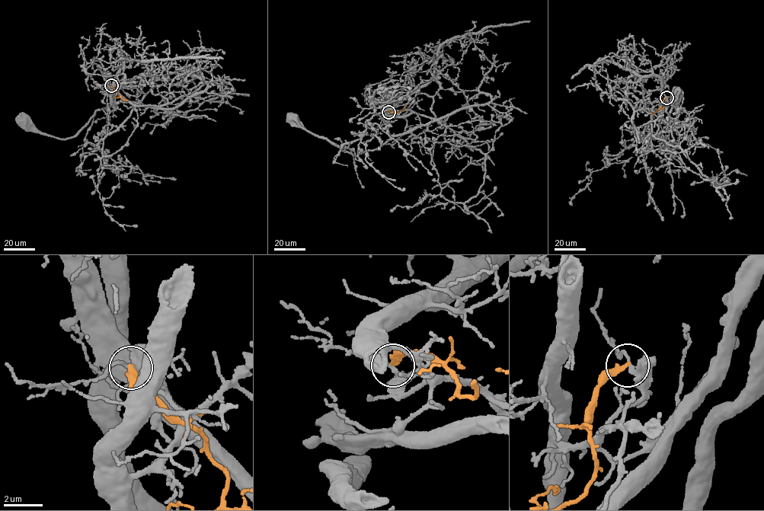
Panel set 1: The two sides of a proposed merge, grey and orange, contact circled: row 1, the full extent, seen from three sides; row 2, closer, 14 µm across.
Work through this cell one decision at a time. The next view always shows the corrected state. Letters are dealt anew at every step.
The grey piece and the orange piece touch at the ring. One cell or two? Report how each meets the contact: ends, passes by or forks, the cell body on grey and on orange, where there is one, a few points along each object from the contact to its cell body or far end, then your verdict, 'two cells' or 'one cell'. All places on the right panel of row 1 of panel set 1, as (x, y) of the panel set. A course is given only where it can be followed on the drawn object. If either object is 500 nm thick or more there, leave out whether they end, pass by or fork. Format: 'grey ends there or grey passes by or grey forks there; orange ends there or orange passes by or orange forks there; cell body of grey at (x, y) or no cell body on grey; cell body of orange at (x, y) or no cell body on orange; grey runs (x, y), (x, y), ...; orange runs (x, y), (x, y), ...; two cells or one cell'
grey passes by; orange ends there; cell body of grey at (677, 94); no cell body on orange; grey runs (666, 97), (660, 116), (664, 121), (693, 128), (695, 133), (685, 137), (677, 132), (676, 94); orange runs (666, 97), (662, 108), (653, 113), (650, 111); two cells

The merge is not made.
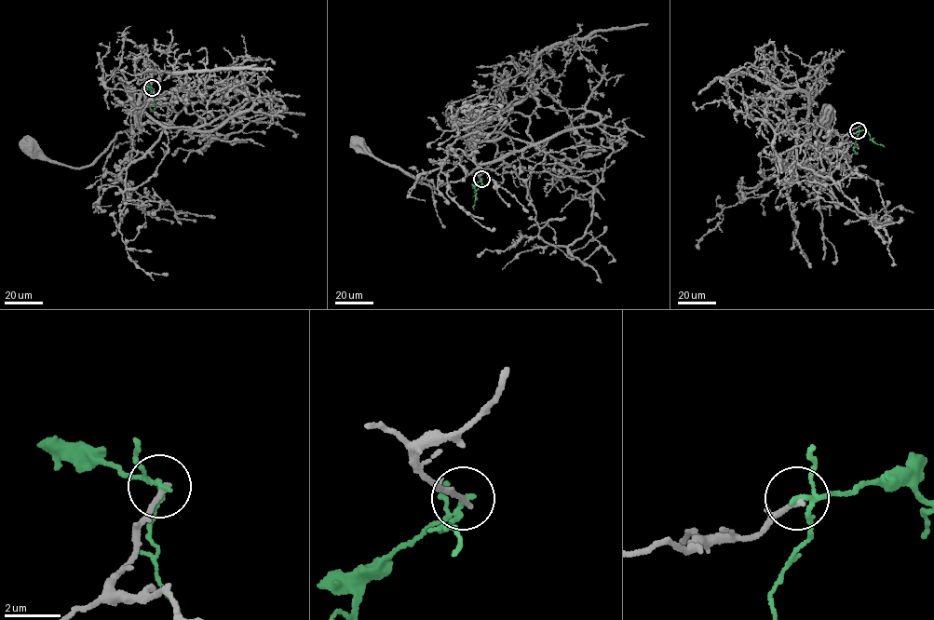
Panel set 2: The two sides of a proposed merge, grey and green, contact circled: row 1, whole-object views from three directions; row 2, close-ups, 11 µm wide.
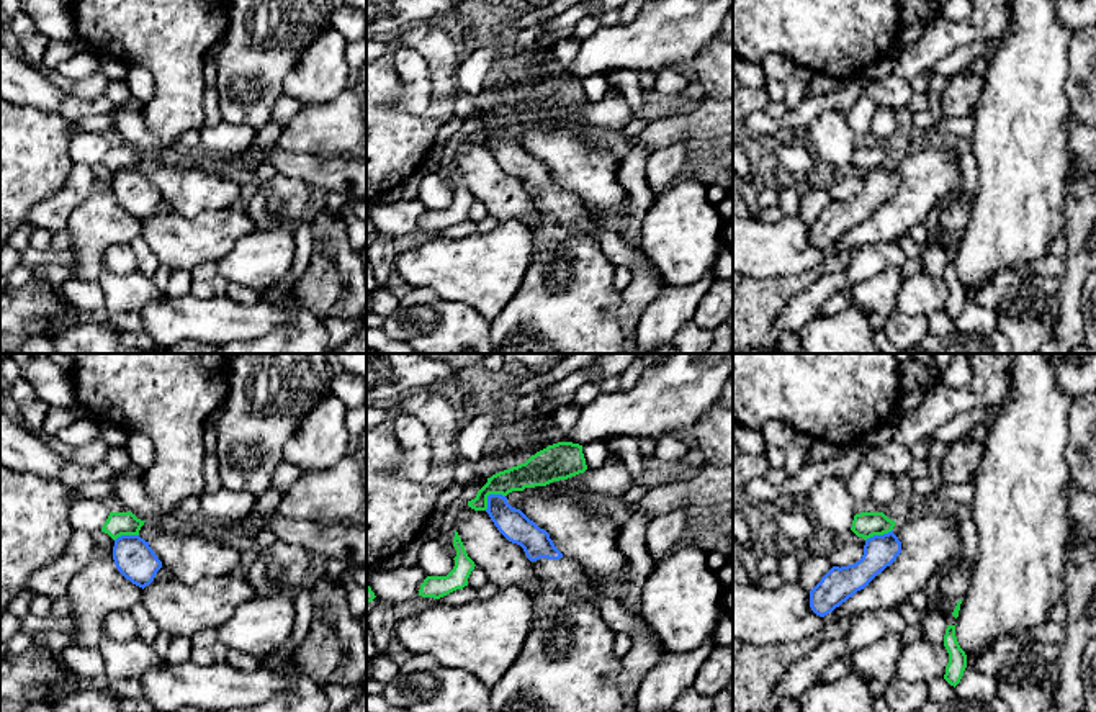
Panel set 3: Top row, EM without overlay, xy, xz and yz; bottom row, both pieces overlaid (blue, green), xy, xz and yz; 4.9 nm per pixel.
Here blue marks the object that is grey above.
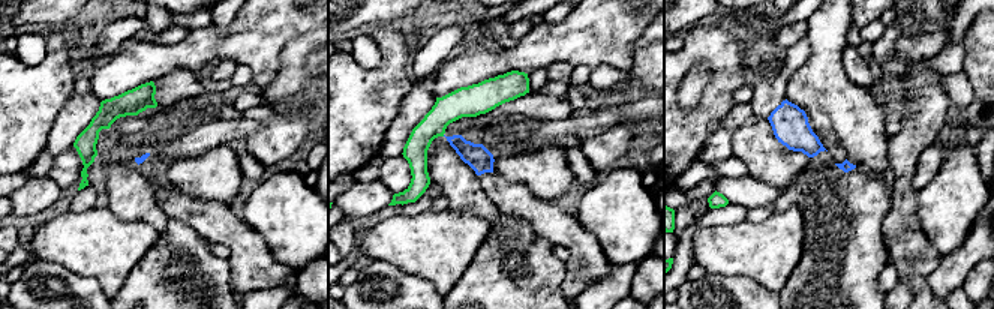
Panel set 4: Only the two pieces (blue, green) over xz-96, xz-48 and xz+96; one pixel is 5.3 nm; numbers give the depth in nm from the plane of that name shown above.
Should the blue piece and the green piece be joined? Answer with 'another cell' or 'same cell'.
another cell

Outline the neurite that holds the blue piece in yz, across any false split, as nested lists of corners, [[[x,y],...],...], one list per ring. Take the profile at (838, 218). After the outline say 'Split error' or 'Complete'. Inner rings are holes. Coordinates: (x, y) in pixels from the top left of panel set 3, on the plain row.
[[[892,165],[865,173],[864,188],[847,200],[833,200],[810,224],[811,244],[824,250],[890,200],[901,187],[901,175]]]. Complete

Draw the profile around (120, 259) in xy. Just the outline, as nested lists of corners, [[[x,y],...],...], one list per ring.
[[[129,244],[113,246],[103,260],[108,272],[126,275],[136,270],[136,254]]]

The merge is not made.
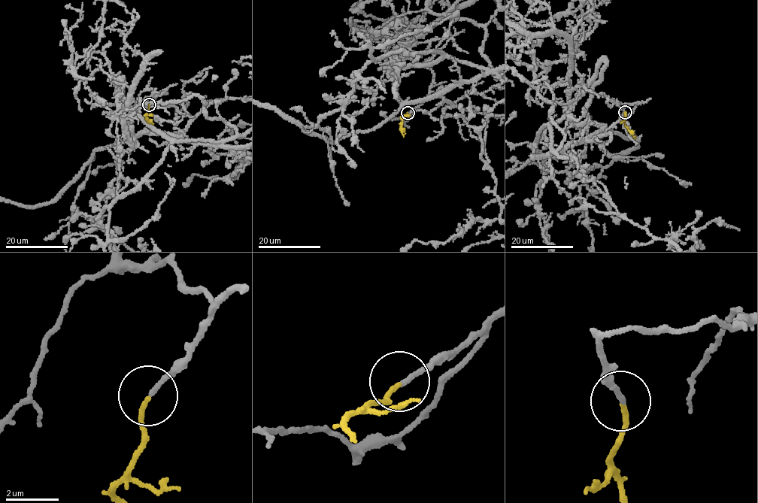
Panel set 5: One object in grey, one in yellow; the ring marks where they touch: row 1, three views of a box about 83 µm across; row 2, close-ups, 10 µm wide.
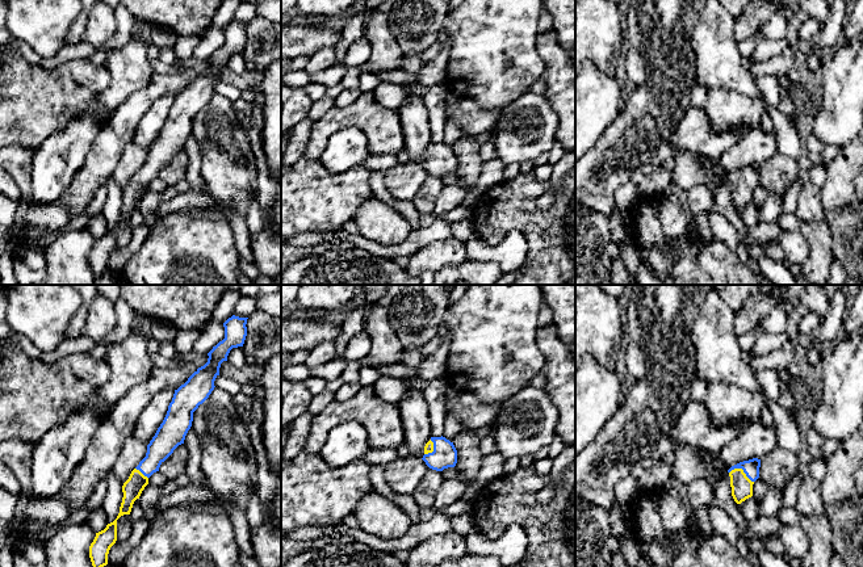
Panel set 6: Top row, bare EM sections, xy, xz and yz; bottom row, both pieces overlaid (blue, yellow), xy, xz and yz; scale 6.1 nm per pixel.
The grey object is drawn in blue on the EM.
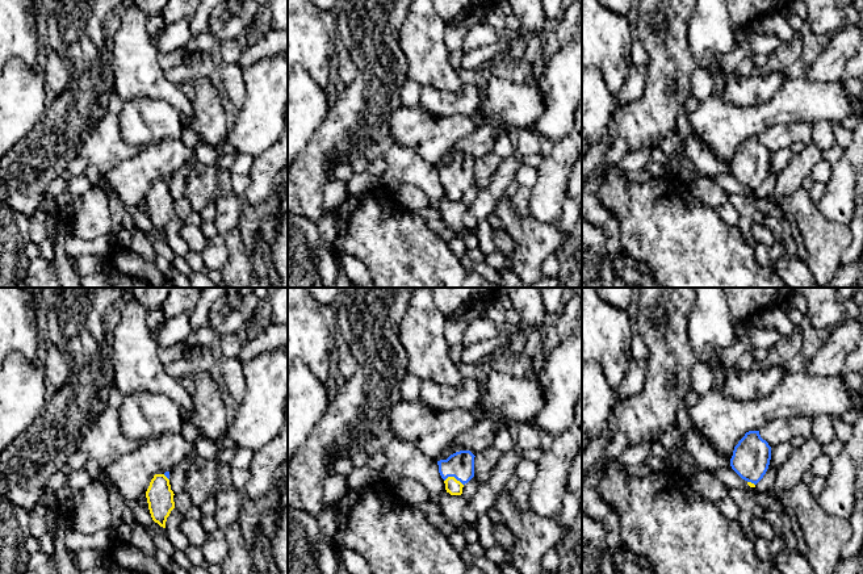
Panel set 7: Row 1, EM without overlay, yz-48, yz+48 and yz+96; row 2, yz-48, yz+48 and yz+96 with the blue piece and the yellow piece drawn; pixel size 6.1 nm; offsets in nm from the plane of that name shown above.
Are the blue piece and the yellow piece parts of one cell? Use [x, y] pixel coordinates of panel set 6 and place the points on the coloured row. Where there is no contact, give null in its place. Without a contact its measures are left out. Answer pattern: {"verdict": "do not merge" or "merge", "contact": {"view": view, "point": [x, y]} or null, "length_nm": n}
{"verdict": "merge", "contact": {"view": "yz", "point": [742, 469]}, "length_nm": 170}

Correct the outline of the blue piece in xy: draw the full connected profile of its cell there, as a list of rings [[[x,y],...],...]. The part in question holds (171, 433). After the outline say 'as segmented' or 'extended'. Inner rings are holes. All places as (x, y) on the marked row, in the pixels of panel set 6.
[[[232,315],[225,323],[225,339],[208,353],[208,362],[198,368],[188,381],[175,390],[167,415],[155,436],[147,445],[146,457],[131,471],[122,486],[122,503],[117,518],[99,533],[89,546],[89,558],[93,567],[108,564],[108,554],[117,541],[117,520],[130,514],[133,504],[139,499],[148,484],[148,478],[159,471],[160,465],[184,444],[185,436],[192,427],[193,412],[202,404],[214,390],[214,381],[219,375],[219,368],[232,348],[243,346],[247,336],[247,319]]]; extended

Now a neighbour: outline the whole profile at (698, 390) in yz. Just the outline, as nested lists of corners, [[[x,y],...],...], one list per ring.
[[[696,375],[690,387],[688,400],[699,402],[699,403],[704,402],[707,390],[708,390],[708,385]]]

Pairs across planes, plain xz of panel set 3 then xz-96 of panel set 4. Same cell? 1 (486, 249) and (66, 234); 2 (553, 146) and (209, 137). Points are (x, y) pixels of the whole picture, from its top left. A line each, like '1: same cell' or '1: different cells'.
1: same cell
2: different cells

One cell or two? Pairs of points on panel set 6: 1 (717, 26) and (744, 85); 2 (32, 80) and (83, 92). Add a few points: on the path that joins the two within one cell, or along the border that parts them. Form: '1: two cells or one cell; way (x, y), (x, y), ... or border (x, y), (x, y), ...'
1: one cell; way (717, 41), (717, 59), (729, 71)
2: one cell; way (45, 92), (70, 92)

